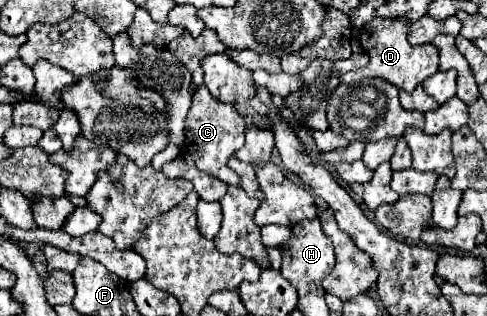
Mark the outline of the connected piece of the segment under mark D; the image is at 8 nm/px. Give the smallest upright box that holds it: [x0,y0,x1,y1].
[340,18,438,92]

